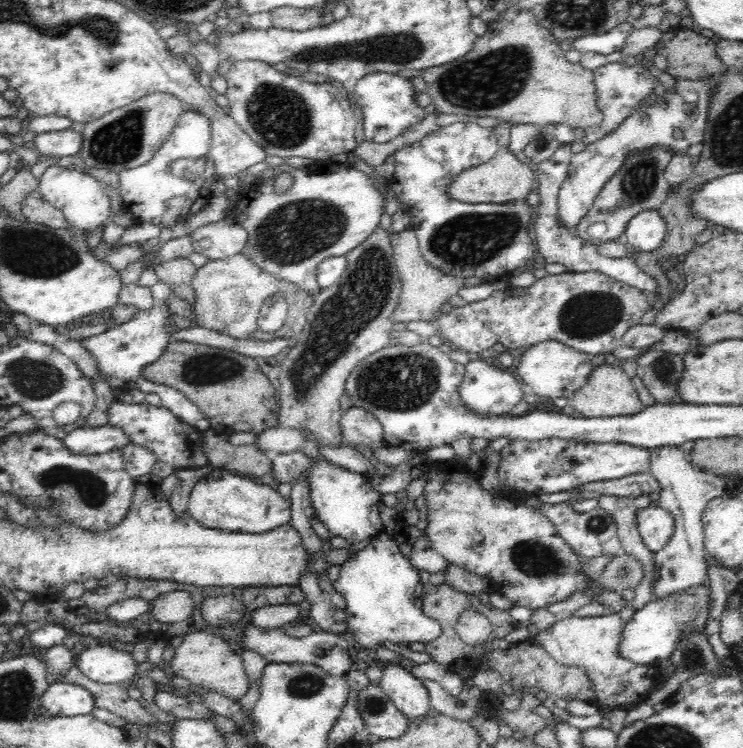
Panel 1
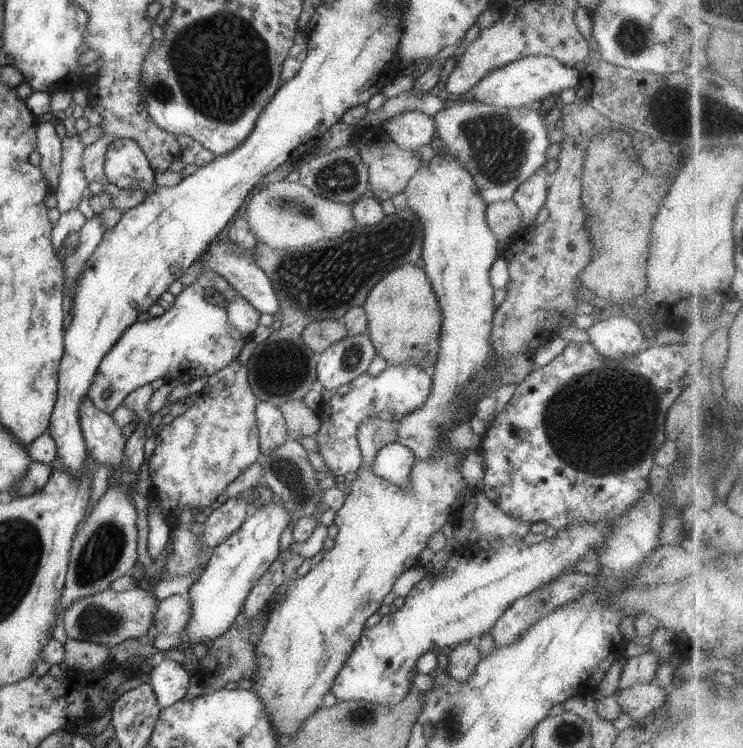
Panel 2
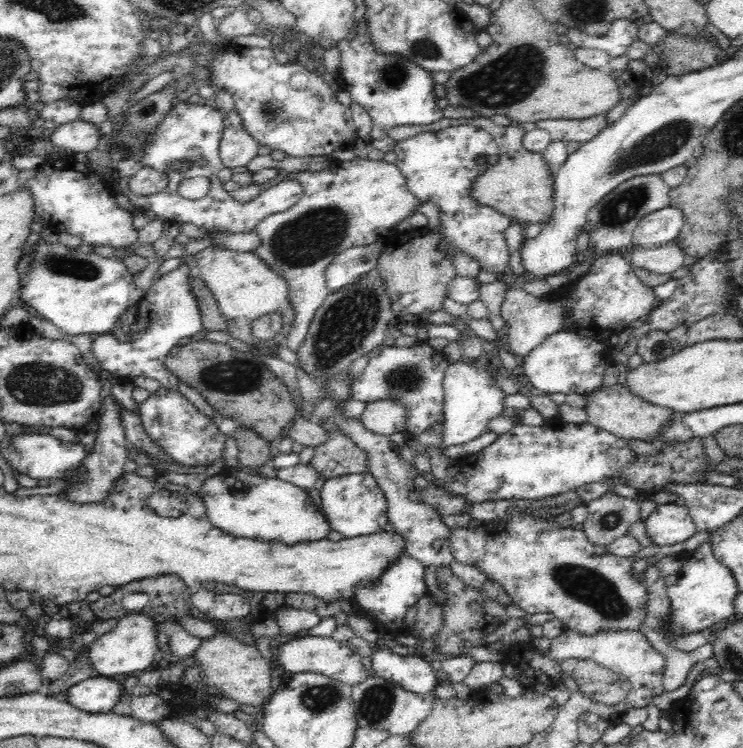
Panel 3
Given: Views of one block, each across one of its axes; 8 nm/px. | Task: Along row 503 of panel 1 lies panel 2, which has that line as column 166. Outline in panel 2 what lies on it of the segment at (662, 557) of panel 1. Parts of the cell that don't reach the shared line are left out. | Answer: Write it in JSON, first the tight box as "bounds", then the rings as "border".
{"bounds":[148,658,191,708],"border":[[[161,658],[156,663],[148,684],[161,708],[168,708],[186,696],[191,676],[180,663],[172,659]]]}

